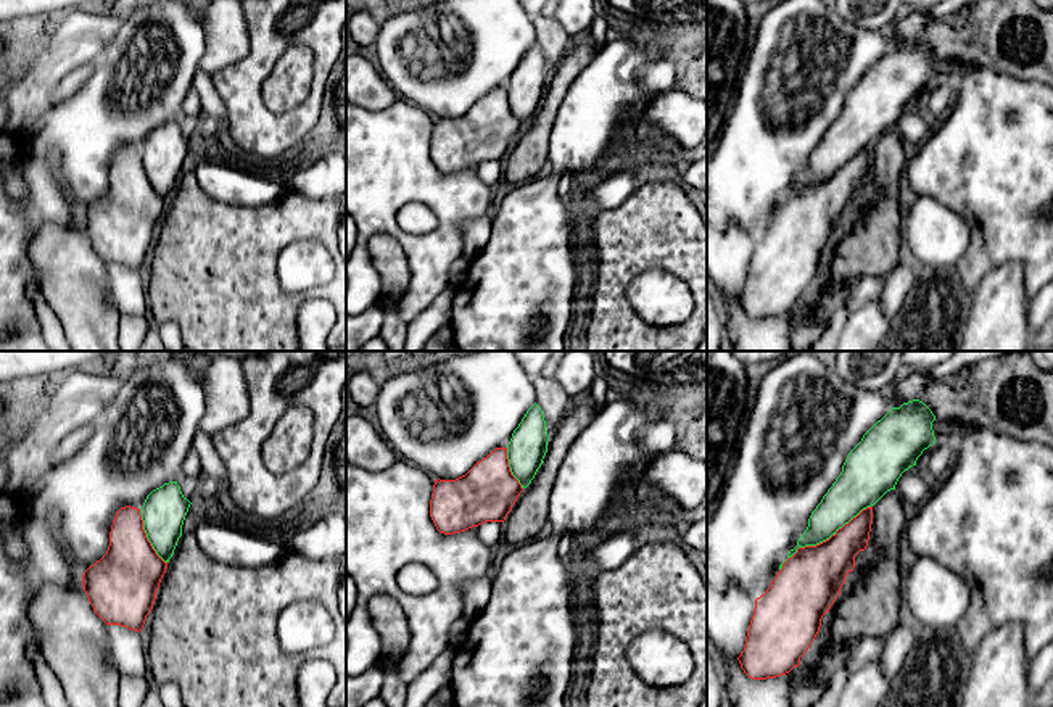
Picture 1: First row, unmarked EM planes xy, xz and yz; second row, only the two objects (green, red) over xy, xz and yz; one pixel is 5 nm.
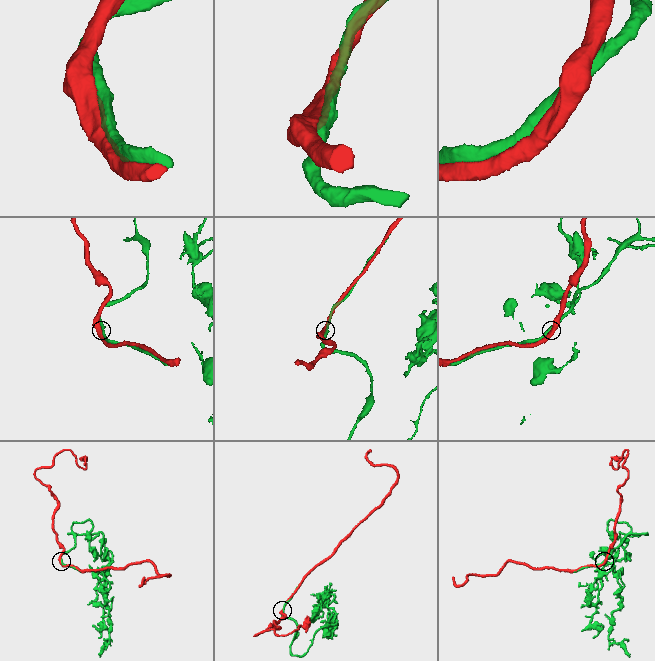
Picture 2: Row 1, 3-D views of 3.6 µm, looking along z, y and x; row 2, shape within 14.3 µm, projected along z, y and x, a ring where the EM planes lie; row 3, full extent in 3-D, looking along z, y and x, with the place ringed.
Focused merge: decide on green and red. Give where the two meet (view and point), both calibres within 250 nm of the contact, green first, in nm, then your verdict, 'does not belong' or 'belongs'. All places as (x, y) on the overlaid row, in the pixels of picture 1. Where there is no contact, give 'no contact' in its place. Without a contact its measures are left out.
yz (823, 540) | 200/320 nm | belongs

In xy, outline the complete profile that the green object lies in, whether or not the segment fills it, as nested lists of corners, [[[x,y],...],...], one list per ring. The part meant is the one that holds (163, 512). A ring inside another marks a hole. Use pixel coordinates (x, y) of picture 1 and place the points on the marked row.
[[[169,482],[140,509],[116,512],[106,554],[82,575],[89,602],[106,625],[142,631],[190,504],[177,482]]]

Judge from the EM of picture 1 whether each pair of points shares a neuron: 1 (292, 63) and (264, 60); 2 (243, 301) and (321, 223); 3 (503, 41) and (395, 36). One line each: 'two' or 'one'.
1: two
2: one
3: one

